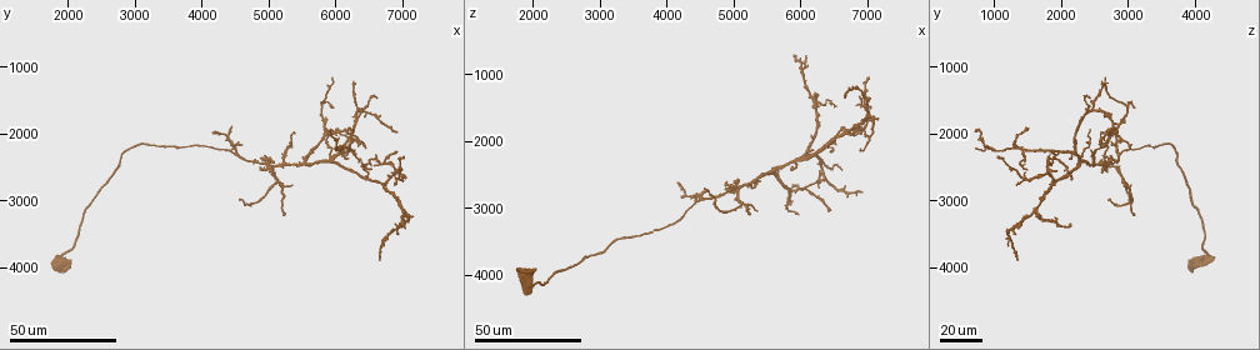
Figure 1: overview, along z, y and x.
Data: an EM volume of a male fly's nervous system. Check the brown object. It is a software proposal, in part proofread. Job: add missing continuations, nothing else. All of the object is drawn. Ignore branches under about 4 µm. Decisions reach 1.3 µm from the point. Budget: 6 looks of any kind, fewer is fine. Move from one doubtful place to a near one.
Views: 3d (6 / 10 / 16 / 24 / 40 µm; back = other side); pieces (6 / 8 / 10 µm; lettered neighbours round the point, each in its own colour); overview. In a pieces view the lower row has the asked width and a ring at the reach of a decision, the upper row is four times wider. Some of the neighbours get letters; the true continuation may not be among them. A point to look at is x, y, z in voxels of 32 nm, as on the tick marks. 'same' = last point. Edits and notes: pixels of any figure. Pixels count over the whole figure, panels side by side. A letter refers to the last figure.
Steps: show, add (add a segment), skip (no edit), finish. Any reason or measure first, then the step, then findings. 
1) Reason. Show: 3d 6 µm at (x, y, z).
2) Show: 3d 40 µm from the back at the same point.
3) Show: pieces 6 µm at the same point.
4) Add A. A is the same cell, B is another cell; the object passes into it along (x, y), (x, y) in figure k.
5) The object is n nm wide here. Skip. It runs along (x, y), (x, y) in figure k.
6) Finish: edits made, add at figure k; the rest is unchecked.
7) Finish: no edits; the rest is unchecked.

Free end. Show: 3d 40 µm at (6650, 1700, 2650).

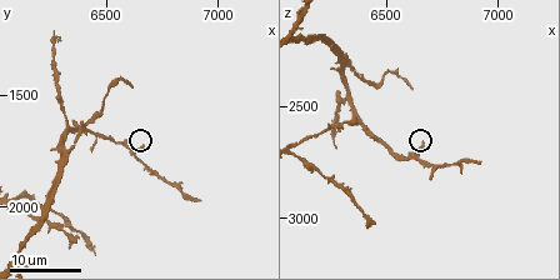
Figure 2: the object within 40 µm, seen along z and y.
See the neighbours. Show: pieces 10 µm at (6650, 1720, 2660).

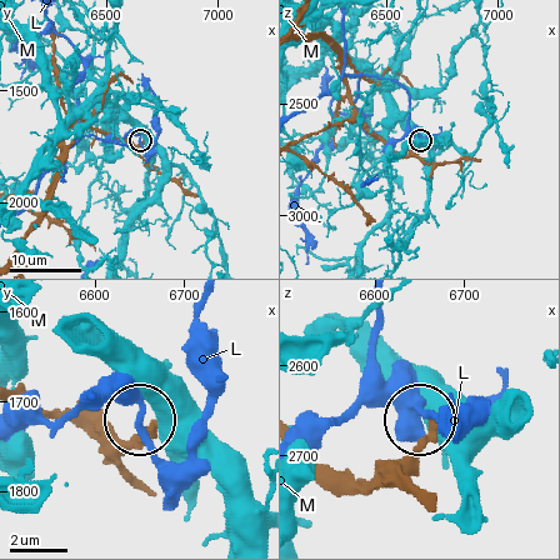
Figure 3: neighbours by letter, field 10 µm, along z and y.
The object is 260 nm wide here. Skip. L and M are other cells; none of them fits.

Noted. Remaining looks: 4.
Show: 3d 40 µm at (6200, 2350, 2100).

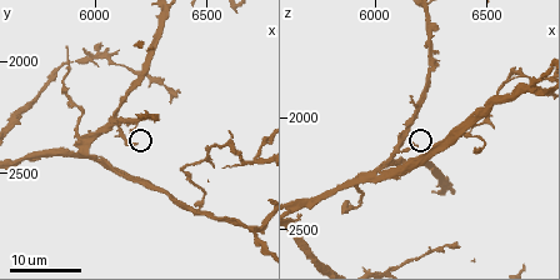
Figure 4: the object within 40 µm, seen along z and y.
Show: pieces 10 µm at (6180, 2370, 2130).

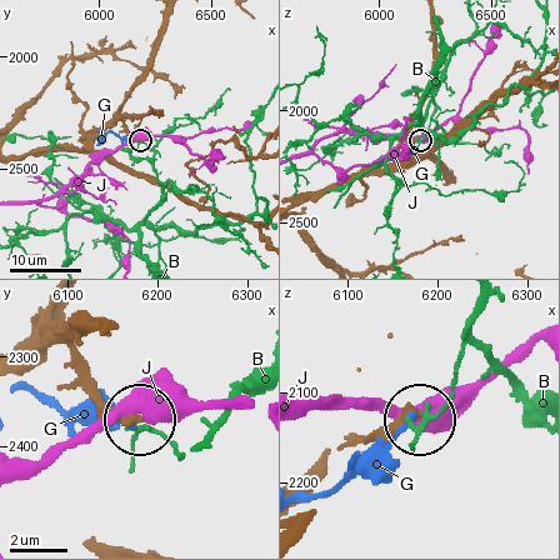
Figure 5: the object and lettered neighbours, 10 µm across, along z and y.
Skip. B, G and J are other cells; no lettered segment goes on from it.

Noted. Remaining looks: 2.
Free end. Show: 3d 24 µm at (5950, 1600, 3100).

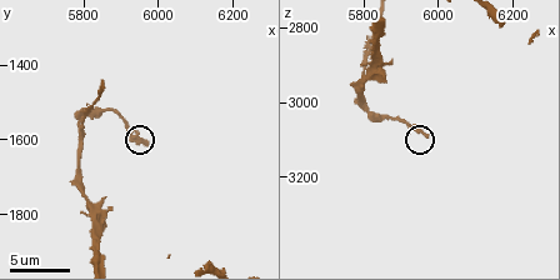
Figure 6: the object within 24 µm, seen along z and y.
Show: pieces 8 µm at (5970, 1610, 3080).

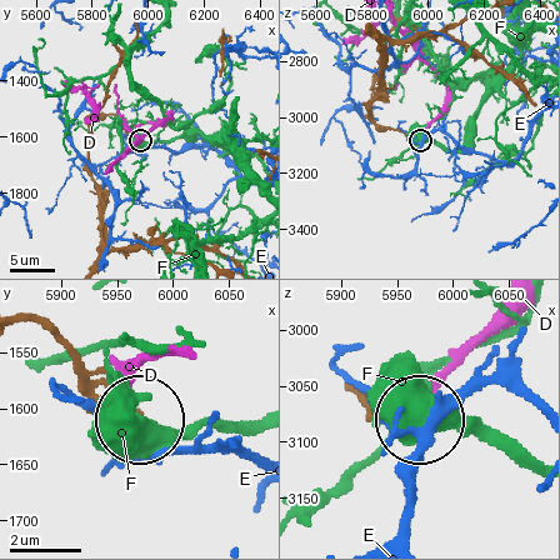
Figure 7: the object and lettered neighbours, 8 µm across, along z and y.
The object is 210 nm wide here. Skip. D, E and F are other cells; none of them fits.

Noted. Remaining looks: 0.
Finish: no edits; the rest is unchecked.

